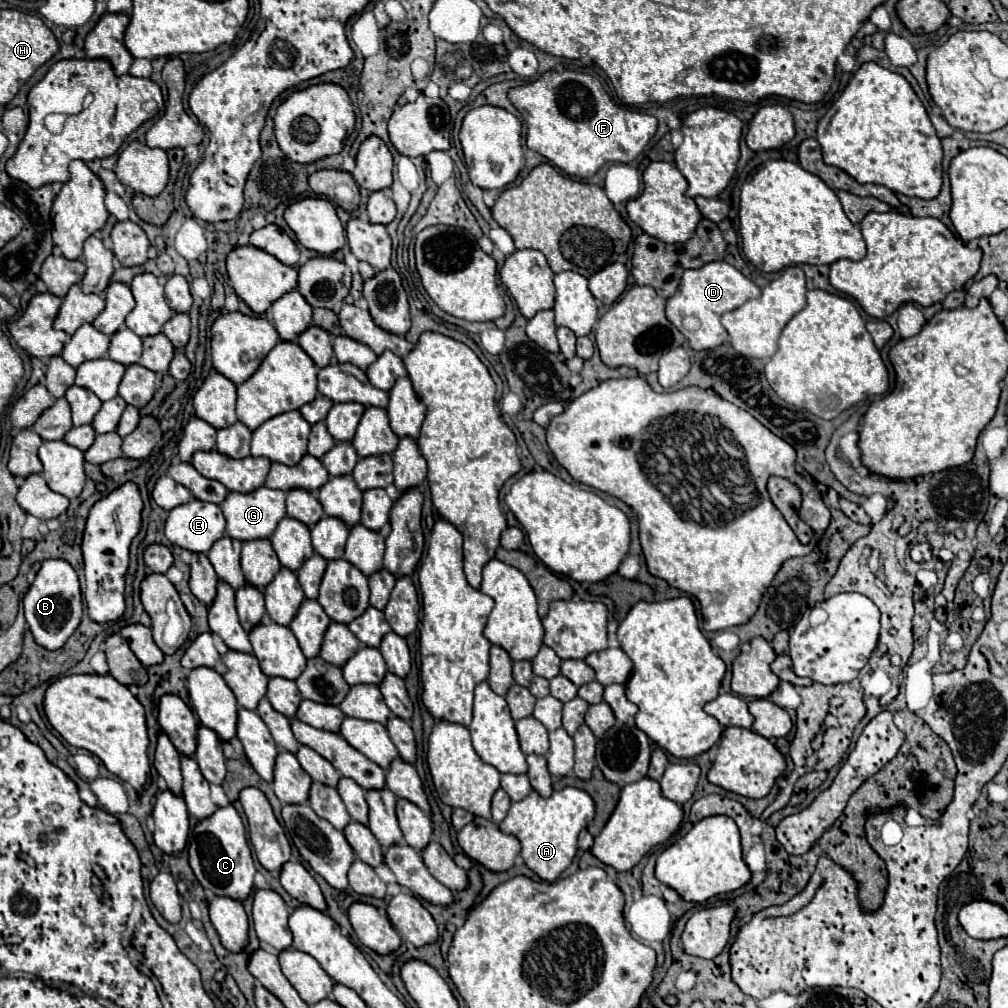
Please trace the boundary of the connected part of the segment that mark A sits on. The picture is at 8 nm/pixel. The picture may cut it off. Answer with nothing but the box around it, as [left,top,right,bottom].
[499,786,595,882]

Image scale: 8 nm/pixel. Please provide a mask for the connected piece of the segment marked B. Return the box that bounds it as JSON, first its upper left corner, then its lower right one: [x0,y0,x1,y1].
[23,558,84,650]

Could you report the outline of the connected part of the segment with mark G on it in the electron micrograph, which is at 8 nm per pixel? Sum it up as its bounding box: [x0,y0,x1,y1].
[223,486,285,542]

